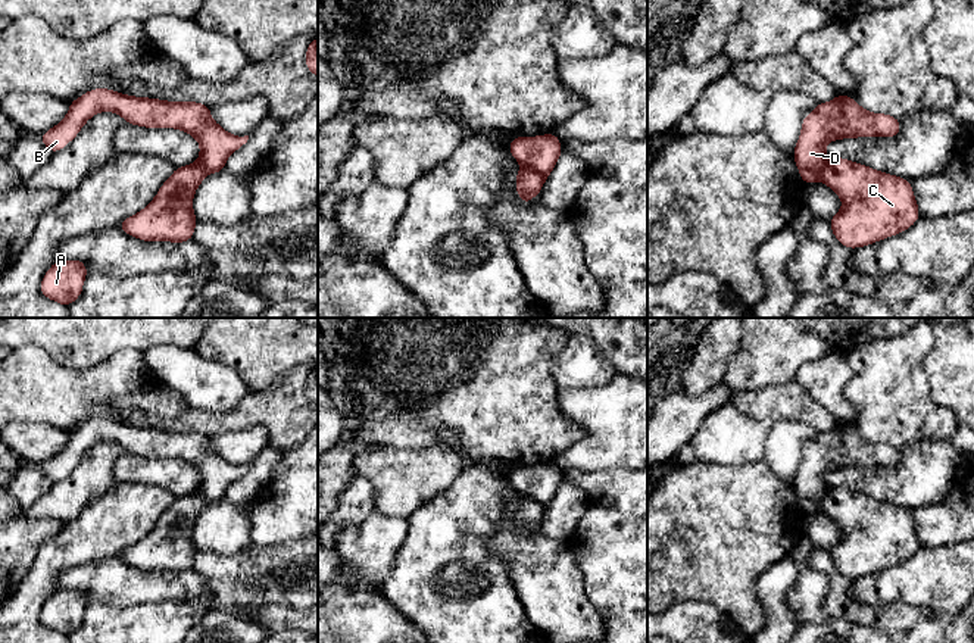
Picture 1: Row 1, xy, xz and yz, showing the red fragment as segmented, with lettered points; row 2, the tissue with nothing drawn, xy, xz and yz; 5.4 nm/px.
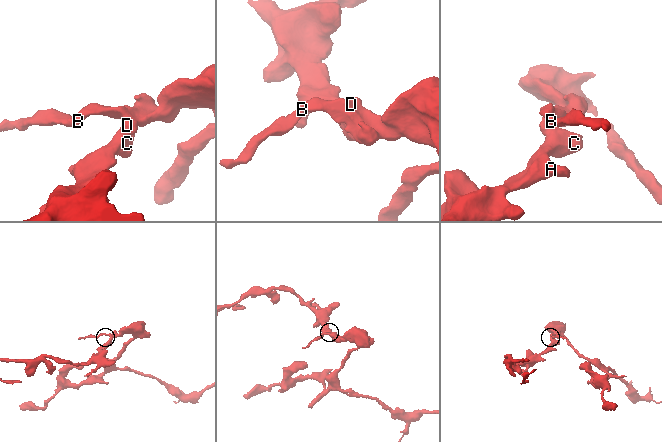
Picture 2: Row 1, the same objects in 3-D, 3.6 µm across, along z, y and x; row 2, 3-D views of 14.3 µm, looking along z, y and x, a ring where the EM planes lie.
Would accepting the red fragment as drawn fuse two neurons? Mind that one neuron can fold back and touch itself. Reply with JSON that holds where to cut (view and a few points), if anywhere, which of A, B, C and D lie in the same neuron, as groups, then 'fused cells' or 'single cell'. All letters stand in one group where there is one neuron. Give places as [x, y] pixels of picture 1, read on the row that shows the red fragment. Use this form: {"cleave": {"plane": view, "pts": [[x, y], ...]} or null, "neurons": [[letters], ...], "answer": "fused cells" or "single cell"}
{"cleave": {"plane": "xz", "pts": [[521, 164], [533, 168], [545, 178]]}, "neurons": [["A", "C"], ["B", "D"]], "answer": "fused cells"}

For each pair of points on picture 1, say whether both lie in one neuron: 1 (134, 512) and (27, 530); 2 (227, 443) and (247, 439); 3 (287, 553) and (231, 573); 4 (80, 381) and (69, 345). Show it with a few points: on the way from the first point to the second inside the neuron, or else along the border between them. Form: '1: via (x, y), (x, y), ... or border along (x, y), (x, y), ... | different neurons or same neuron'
1: border along (64, 524), (38, 549) | different neurons
2: via (231, 443), (243, 443) | same neuron
3: via (274, 565), (262, 573), (244, 573) | same neuron
4: border along (46, 353), (69, 368), (91, 368), (109, 358) | different neurons

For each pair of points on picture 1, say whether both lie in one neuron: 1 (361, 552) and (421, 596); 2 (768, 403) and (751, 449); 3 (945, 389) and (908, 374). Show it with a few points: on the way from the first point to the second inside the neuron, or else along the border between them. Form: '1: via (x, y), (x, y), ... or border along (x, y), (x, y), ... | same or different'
1: border along (405, 542), (397, 551), (395, 564), (381, 590) | different
2: border along (731, 403), (751, 417), (768, 418), (773, 423) | different
3: border along (932, 347), (923, 371), (930, 398), (948, 409) | different

